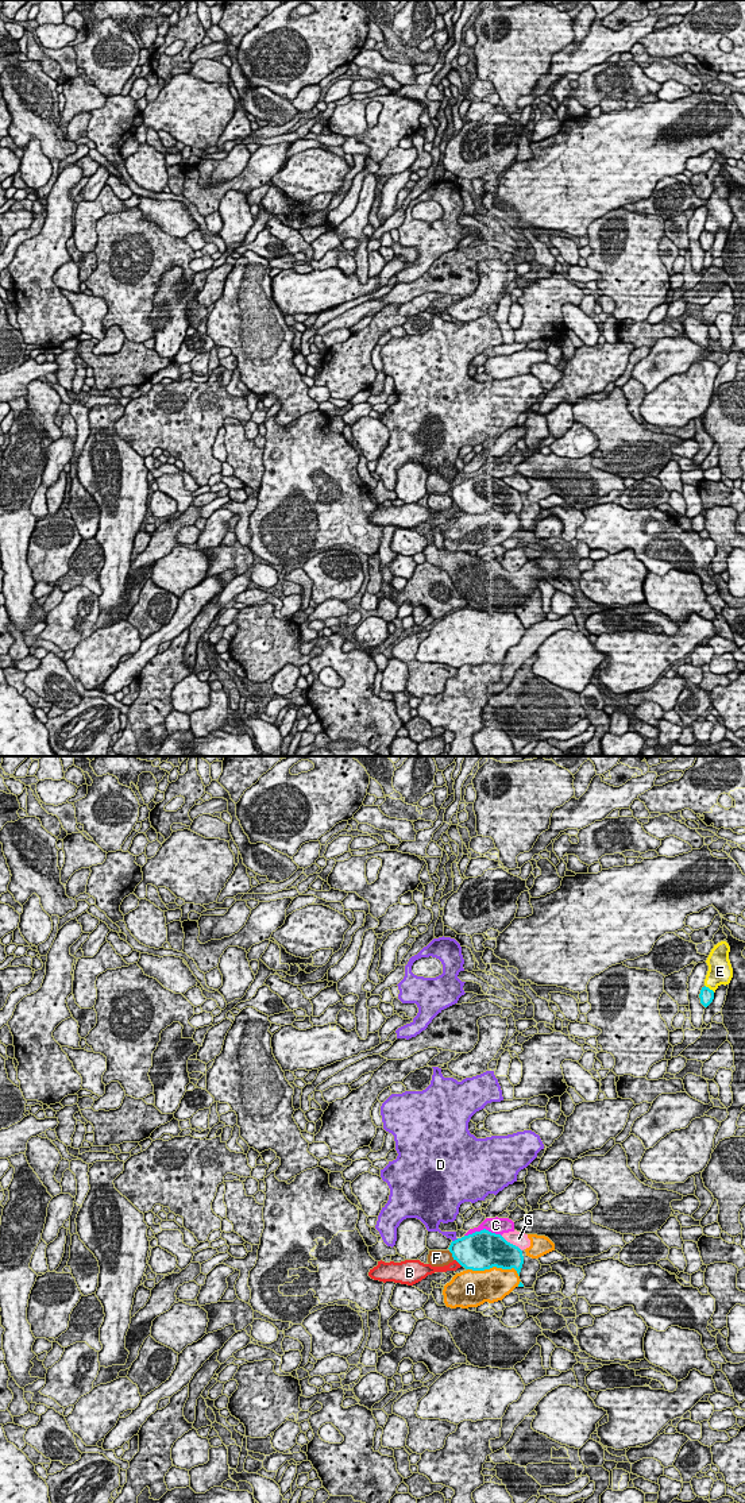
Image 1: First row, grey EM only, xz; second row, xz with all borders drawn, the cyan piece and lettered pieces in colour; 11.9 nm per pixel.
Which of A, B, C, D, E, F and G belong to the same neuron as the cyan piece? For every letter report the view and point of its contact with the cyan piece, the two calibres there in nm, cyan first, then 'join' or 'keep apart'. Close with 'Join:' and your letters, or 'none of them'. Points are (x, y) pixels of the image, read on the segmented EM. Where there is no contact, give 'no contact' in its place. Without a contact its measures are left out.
A: xz (494, 1266) | 460/400 nm | keep apart
B: xz (458, 1261) | 420/120 nm | keep apart
C: xz (483, 1229) | 460/190 nm | keep apart
D: xz (455, 1240) | 400/100 nm | keep apart
E: xz (709, 989) | 170/280 nm | keep apart
F: xz (452, 1255) | 420/190 nm | keep apart
G: xz (512, 1244) | 400/190 nm | keep apart
Join: none of them

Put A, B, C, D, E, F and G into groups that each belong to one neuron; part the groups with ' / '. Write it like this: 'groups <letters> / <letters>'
groups A / B / C / D / E / F / G

